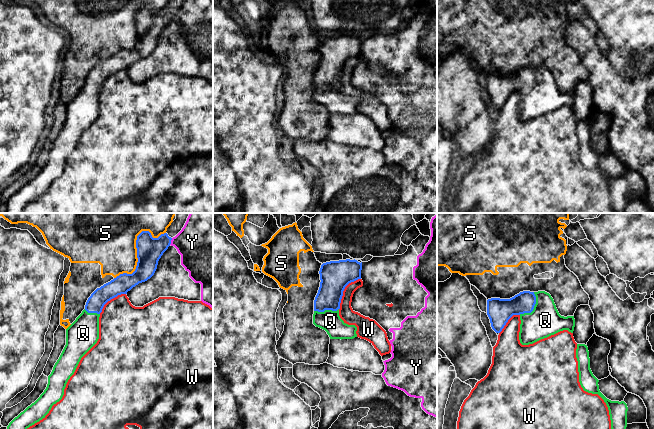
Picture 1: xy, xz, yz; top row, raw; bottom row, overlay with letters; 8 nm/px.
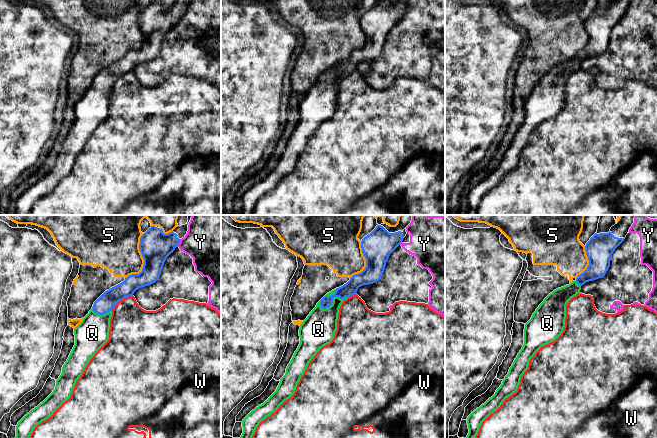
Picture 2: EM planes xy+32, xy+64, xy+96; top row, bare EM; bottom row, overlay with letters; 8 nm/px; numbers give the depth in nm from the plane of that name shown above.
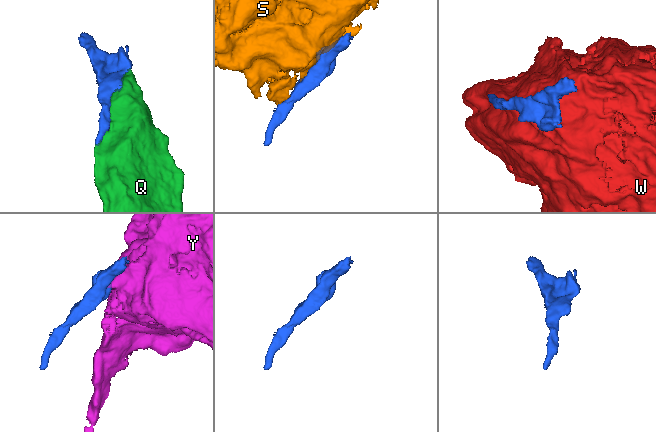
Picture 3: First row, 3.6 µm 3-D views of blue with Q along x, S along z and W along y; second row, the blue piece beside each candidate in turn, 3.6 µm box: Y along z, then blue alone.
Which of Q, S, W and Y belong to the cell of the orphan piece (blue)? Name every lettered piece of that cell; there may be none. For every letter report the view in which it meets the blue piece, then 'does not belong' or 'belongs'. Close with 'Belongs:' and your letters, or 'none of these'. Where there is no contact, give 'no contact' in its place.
Q: yz | belongs
S: xy | does not belong
W: xz | does not belong
Y: xy | does not belong
Belongs: Q

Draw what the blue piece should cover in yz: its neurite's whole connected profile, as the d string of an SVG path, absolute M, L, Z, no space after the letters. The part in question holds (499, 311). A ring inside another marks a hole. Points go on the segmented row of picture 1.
M523 291L510 299L488 299L487 315L496 333L502 331L513 315L519 315L522 345L533 344L563 330L573 333L575 327L574 316L561 316L553 298L545 291Z

